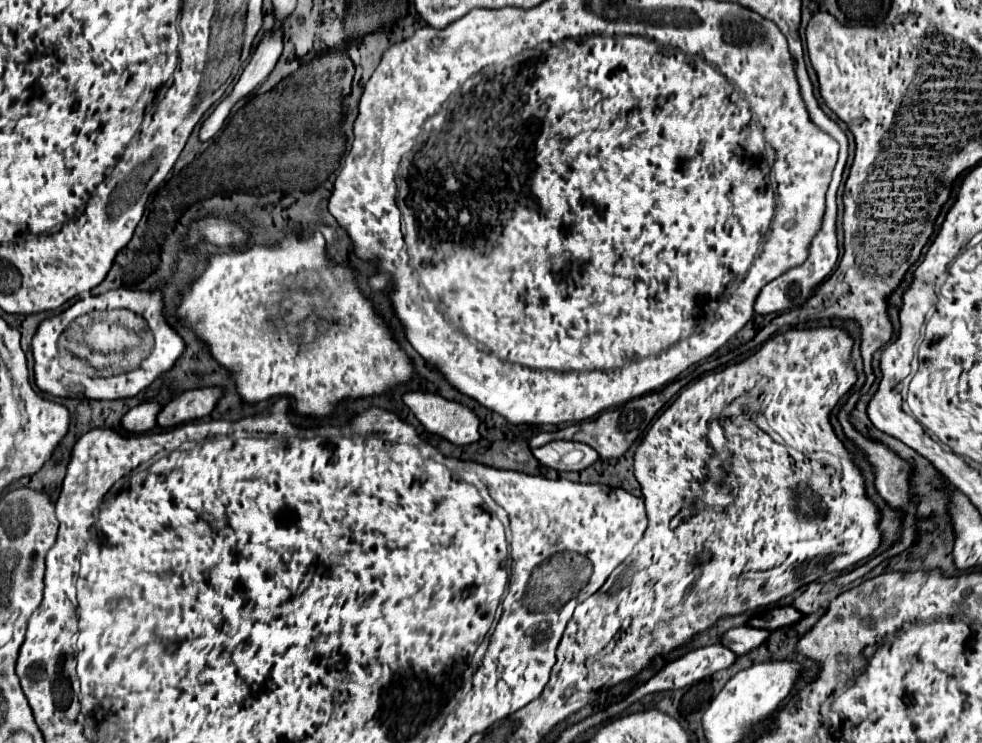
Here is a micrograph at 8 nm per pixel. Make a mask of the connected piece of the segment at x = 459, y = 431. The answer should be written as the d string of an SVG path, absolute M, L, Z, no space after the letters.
M406 391L402 401L412 409L426 431L436 433L454 445L468 445L480 439L478 417L470 407L458 401L422 391Z

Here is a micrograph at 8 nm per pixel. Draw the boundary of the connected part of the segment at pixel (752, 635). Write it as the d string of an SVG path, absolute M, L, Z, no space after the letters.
M736 627L736 629L730 629L722 637L722 645L732 649L736 655L746 655L746 653L754 651L758 645L762 645L766 641L766 637L770 637L770 633L764 629Z

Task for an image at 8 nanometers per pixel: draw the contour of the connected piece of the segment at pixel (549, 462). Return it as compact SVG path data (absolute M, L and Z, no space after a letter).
M550 441L532 453L544 467L556 471L582 471L600 459L590 445L578 441Z

